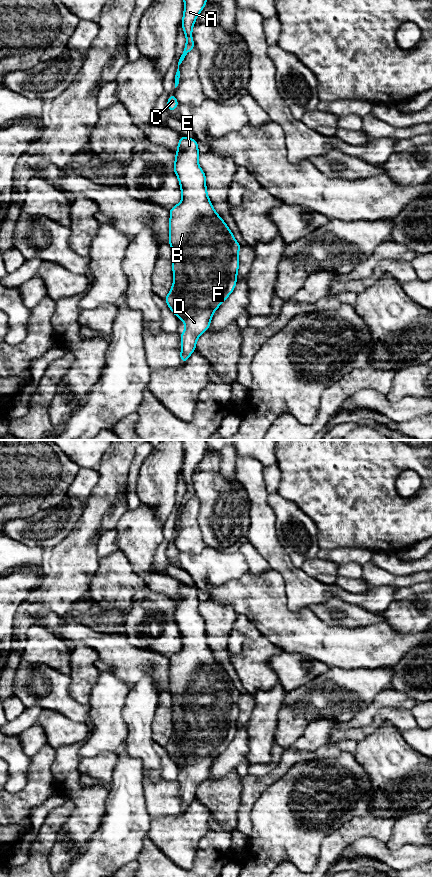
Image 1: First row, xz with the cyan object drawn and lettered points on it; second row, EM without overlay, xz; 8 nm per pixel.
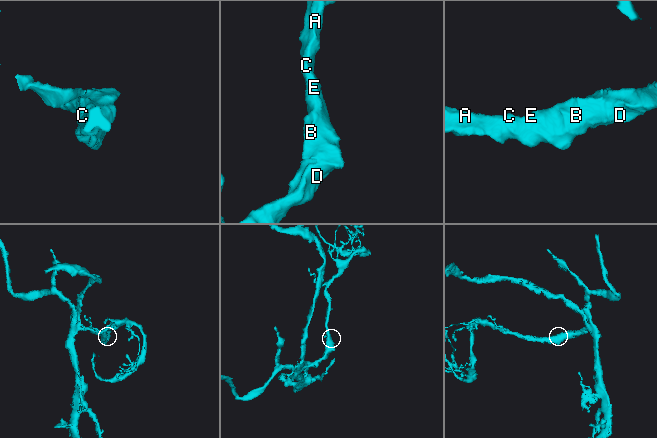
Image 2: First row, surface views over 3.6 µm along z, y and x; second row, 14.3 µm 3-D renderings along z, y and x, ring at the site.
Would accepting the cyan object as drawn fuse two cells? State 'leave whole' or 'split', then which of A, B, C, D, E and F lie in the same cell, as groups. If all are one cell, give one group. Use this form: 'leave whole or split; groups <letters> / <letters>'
leave whole; groups A B C D E F

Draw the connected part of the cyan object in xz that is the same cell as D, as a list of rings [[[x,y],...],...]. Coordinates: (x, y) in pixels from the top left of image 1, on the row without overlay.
[[[183,583],[177,595],[173,618],[180,631],[182,648],[169,658],[174,729],[164,748],[172,761],[184,769],[185,779],[179,785],[182,789],[180,807],[185,812],[196,797],[198,785],[209,777],[215,758],[235,736],[241,693],[216,661],[208,645],[206,623],[198,612],[200,601],[197,589]]]

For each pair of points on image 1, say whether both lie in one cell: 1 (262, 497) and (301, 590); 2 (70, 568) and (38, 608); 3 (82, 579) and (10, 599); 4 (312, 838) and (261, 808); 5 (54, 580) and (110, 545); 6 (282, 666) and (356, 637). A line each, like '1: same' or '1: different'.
1: same
2: same
3: different
4: same
5: different
6: different

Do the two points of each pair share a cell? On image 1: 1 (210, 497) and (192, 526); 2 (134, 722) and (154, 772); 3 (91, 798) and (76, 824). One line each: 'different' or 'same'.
1: different
2: same
3: same

